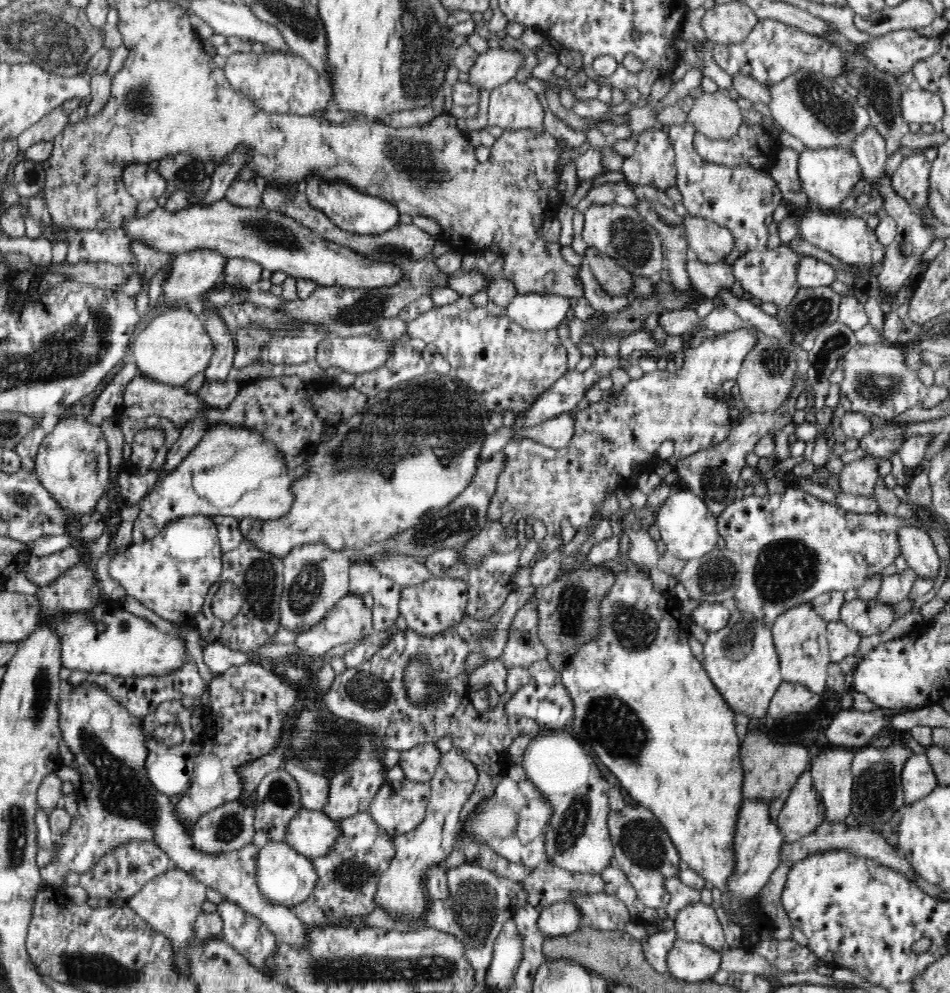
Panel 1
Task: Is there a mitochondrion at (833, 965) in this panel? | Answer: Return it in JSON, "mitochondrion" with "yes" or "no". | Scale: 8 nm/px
{"mitochondrion":"no"}

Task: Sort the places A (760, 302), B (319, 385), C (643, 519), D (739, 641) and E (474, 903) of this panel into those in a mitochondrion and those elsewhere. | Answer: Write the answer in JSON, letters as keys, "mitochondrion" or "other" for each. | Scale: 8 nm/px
{"A":"other","B":"other","C":"other","D":"mitochondrion","E":"mitochondrion"}

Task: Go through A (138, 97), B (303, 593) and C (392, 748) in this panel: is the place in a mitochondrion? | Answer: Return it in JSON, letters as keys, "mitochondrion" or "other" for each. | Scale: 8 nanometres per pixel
{"A":"mitochondrion","B":"mitochondrion","C":"other"}

